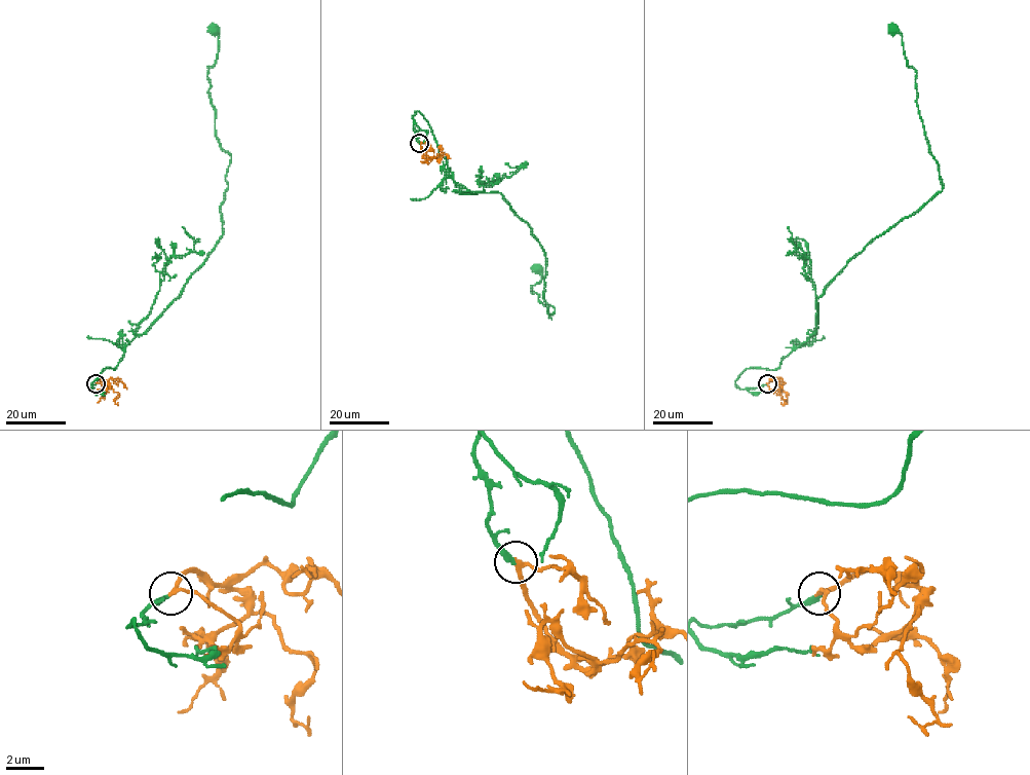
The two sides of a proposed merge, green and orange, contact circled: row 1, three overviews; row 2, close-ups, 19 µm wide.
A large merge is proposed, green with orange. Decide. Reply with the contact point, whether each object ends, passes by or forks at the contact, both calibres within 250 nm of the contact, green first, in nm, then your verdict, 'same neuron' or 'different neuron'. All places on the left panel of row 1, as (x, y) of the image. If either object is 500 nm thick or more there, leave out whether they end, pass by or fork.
at (96, 383); green ends there; orange passes by; 300 nm thick on the green side, 190 nm on the other; different neuron

